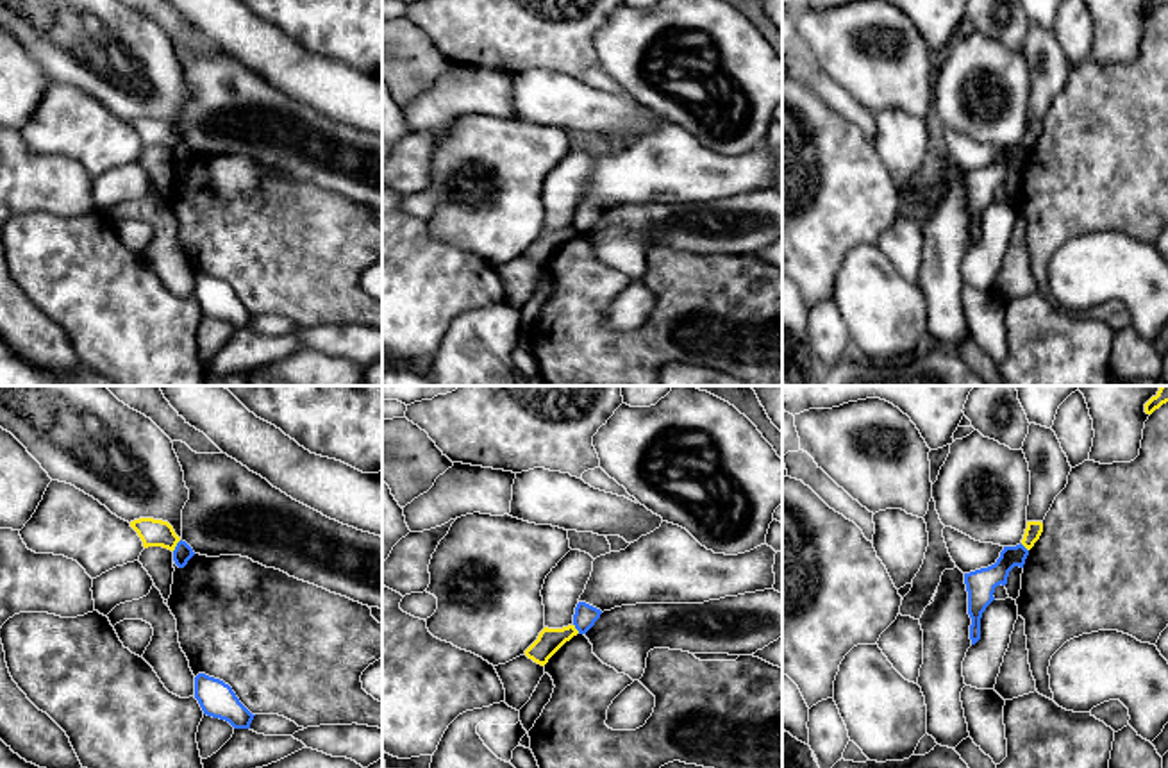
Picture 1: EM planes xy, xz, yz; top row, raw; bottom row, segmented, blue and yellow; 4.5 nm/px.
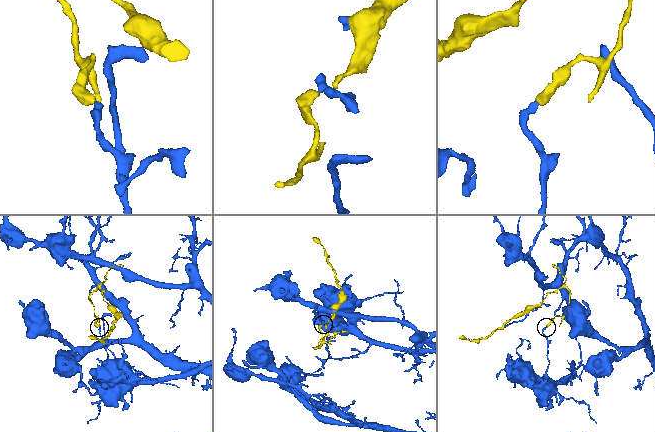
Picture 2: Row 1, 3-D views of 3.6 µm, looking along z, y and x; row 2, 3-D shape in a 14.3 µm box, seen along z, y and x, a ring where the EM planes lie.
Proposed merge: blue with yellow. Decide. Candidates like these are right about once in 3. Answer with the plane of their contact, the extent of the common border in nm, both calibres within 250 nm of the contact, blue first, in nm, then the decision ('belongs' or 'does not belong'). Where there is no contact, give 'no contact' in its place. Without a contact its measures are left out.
xy | 70 nm | 90/130 nm | does not belong

